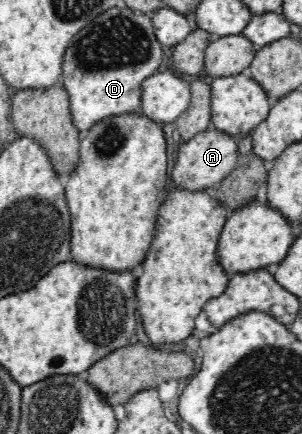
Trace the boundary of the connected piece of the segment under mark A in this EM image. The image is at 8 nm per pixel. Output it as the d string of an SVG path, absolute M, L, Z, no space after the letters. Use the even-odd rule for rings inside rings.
M210 126L204 128L179 147L178 159L173 168L176 185L186 188L208 188L217 185L239 161L237 136L224 128Z

